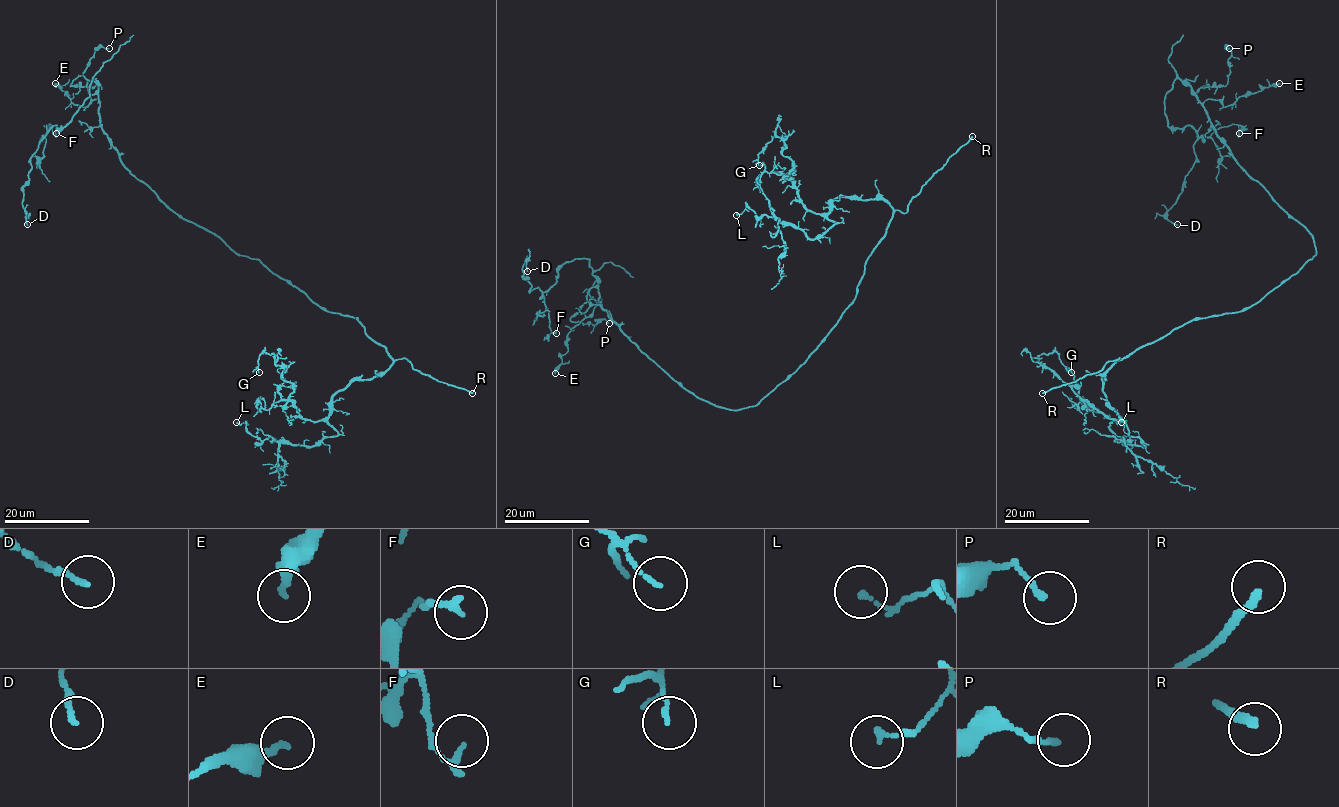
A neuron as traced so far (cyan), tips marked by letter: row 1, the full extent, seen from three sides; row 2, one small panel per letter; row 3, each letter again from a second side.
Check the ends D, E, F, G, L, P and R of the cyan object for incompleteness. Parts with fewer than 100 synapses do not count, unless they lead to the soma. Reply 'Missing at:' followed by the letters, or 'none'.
Missing at: R

